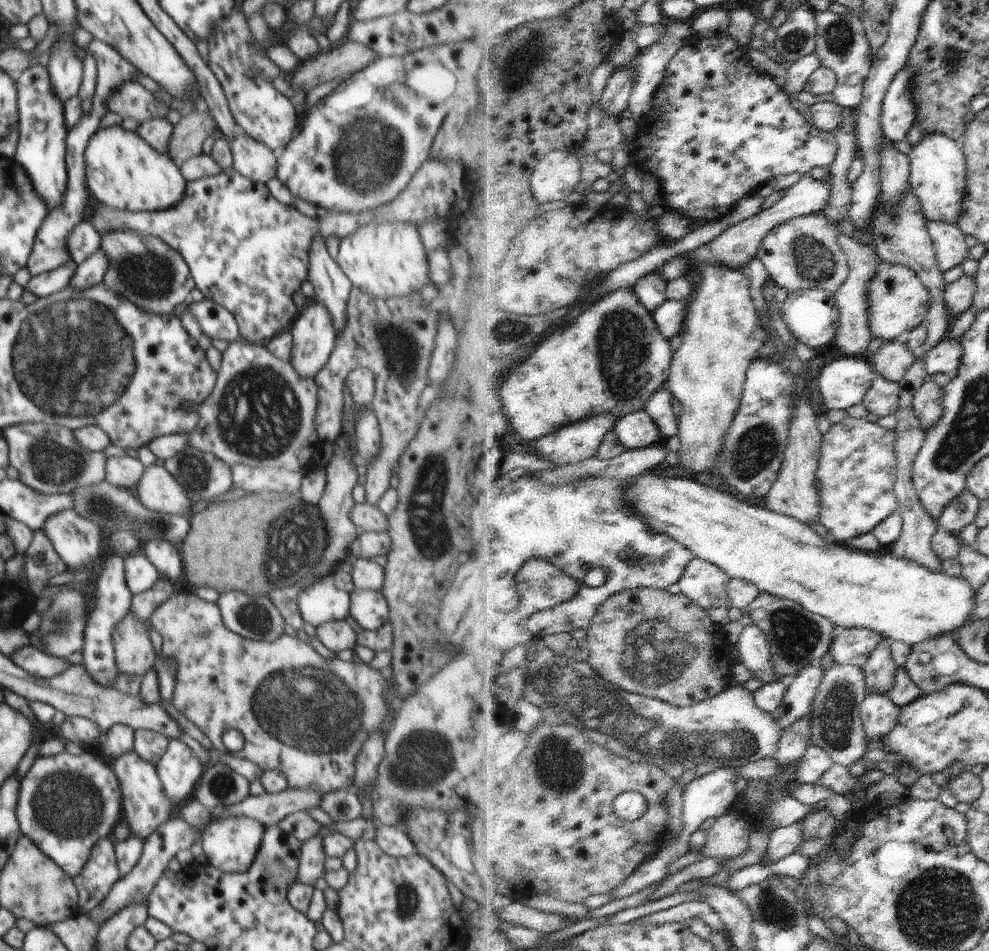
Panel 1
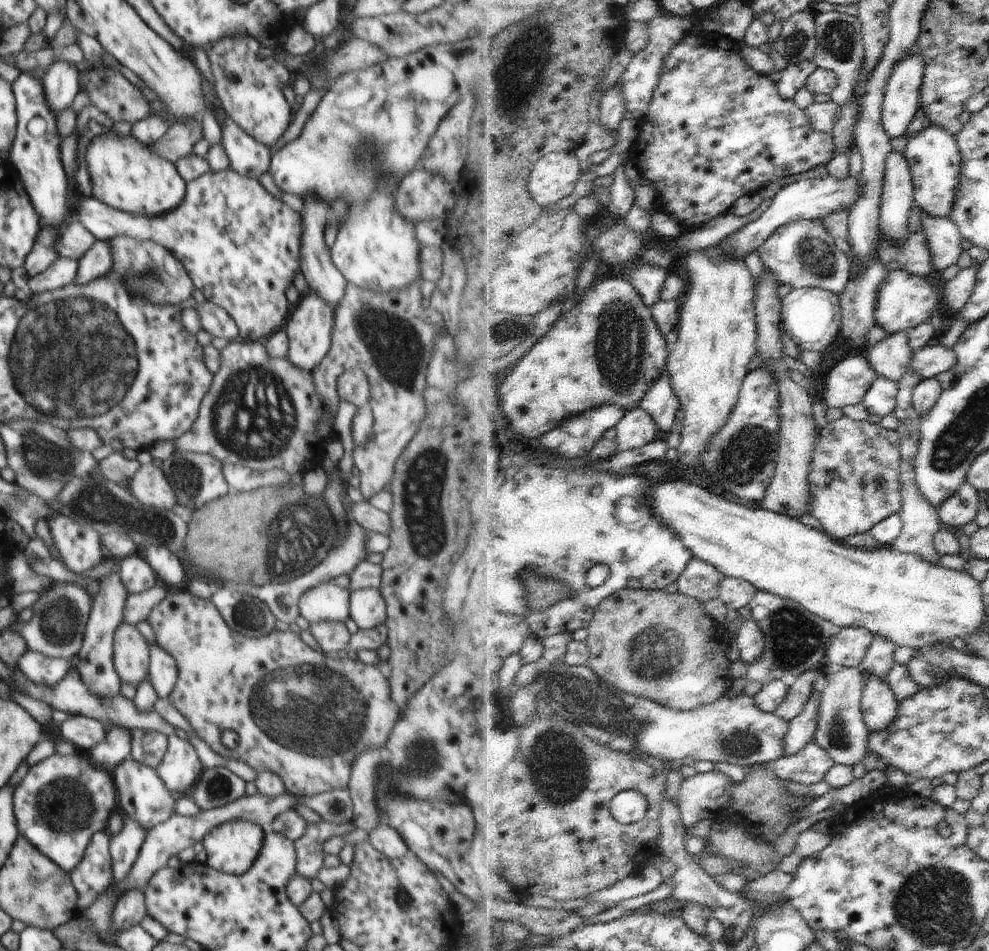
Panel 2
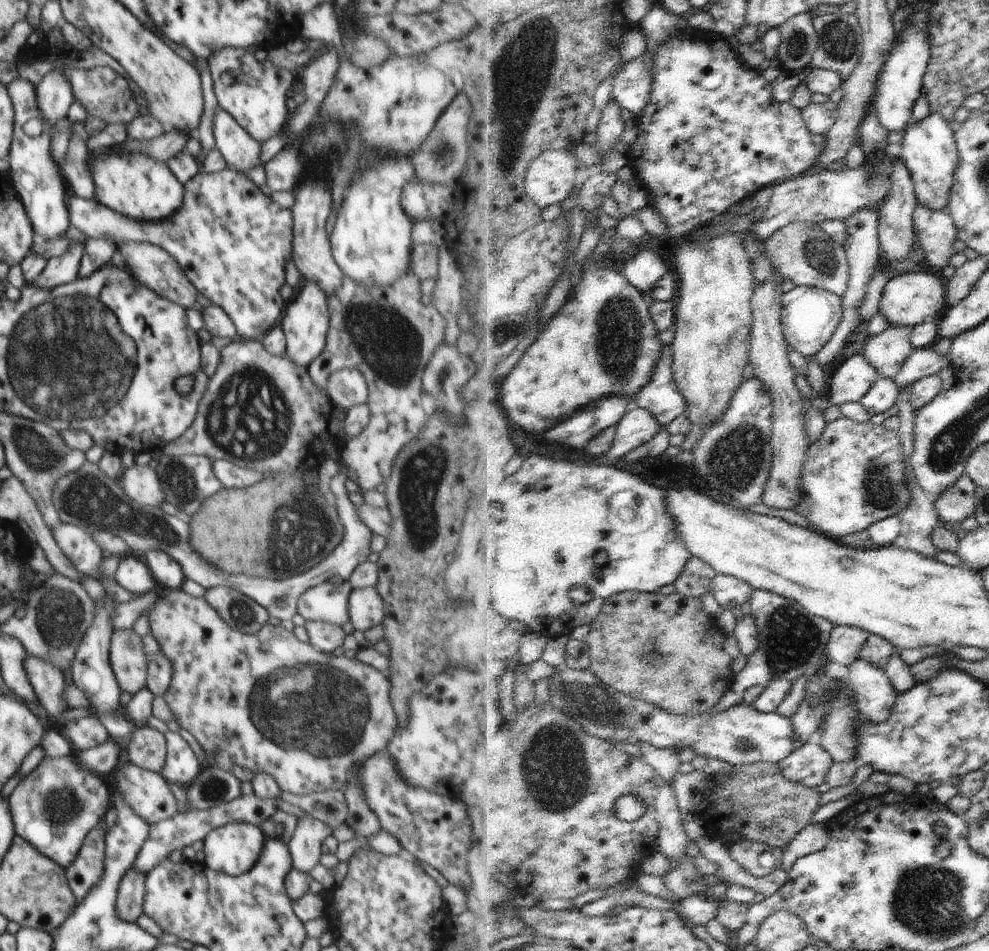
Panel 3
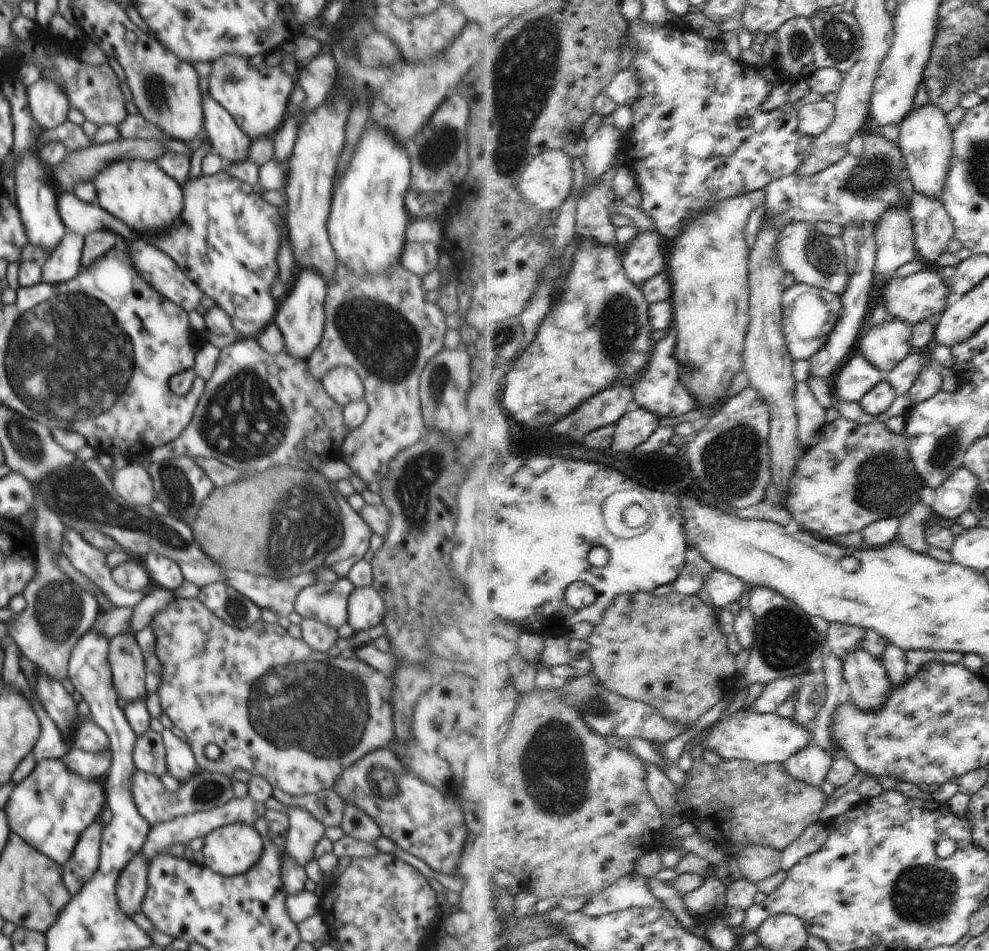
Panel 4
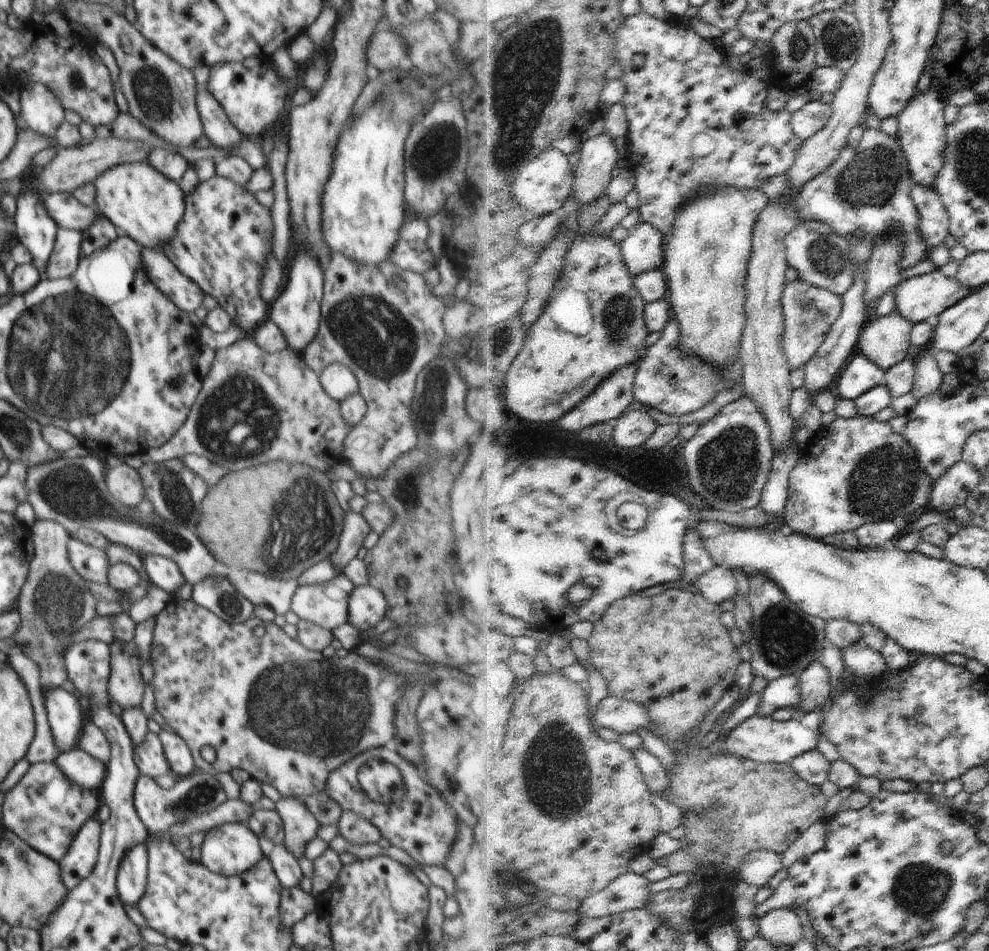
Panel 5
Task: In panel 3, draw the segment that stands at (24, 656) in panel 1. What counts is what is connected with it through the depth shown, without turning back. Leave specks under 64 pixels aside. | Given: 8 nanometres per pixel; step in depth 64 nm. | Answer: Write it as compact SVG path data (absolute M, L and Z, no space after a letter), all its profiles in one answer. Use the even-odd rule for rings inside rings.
M32 655L26 656L23 667L37 700L46 708L50 717L56 717L69 709L63 702L63 688L68 674L64 674L53 662Z

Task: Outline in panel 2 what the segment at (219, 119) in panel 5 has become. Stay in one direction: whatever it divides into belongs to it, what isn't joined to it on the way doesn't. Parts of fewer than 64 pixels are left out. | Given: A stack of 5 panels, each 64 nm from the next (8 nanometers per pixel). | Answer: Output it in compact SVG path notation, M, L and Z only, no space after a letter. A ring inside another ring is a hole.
M225 116L220 126L221 143L228 155L230 168L251 179L258 179L259 176L269 173L273 155L269 147L246 134L228 116Z

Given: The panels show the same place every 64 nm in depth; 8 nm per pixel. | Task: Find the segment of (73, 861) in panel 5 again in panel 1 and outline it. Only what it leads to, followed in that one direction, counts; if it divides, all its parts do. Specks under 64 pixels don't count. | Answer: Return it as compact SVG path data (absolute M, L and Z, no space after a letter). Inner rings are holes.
M101 838L90 851L81 874L73 878L79 894L80 914L88 915L92 912L120 877L114 839Z

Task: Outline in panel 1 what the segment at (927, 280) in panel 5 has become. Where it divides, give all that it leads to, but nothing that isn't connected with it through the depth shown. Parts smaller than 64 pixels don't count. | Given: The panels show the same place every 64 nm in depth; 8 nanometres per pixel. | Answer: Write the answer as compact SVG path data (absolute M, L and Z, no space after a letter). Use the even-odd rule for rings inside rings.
M882 258L880 260L876 276L869 284L870 318L873 338L881 338L889 343L904 337L906 333L914 332L914 329L926 322L931 294L921 276L910 265L885 264Z

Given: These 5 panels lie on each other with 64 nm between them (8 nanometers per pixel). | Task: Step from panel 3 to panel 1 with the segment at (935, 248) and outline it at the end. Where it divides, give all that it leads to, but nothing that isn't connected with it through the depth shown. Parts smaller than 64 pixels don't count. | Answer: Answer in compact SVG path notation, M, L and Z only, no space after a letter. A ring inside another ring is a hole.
M928 221L927 229L936 249L939 269L943 273L956 268L968 258L969 248L964 241L965 234L958 226Z

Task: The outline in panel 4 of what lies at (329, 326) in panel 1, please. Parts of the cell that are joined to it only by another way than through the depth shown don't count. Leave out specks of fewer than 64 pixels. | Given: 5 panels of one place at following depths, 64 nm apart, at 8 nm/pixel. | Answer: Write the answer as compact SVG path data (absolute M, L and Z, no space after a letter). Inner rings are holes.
M297 267L293 281L290 284L290 294L278 304L274 323L278 325L285 338L285 352L295 359L306 361L313 350L321 343L325 331L325 298L327 284L313 270Z

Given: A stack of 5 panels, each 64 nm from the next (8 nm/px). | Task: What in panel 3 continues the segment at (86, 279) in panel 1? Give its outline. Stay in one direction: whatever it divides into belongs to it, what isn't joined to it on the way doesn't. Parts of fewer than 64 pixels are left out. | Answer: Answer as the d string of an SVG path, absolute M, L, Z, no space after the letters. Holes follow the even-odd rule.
M88 238L83 246L83 255L79 264L78 276L88 278L104 265L112 264L116 254L116 243L107 238Z

